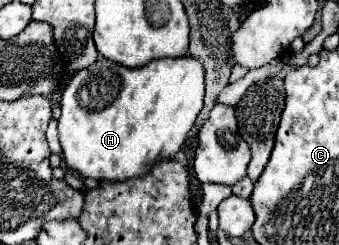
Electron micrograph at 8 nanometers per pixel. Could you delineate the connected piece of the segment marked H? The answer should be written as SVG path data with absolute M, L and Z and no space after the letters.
M194 56L156 58L140 68L124 68L106 58L98 58L92 66L80 70L64 88L62 116L58 120L58 136L66 164L82 178L126 180L142 176L154 162L174 158L182 148L204 98L204 66Z

